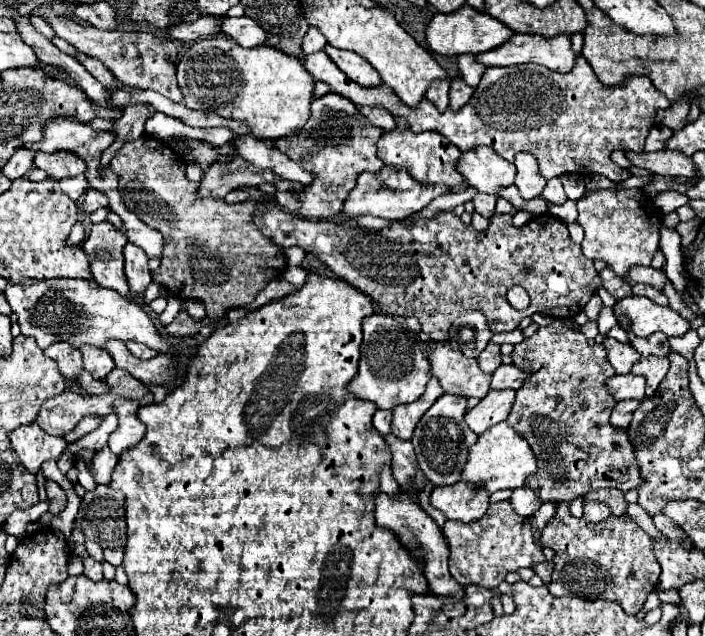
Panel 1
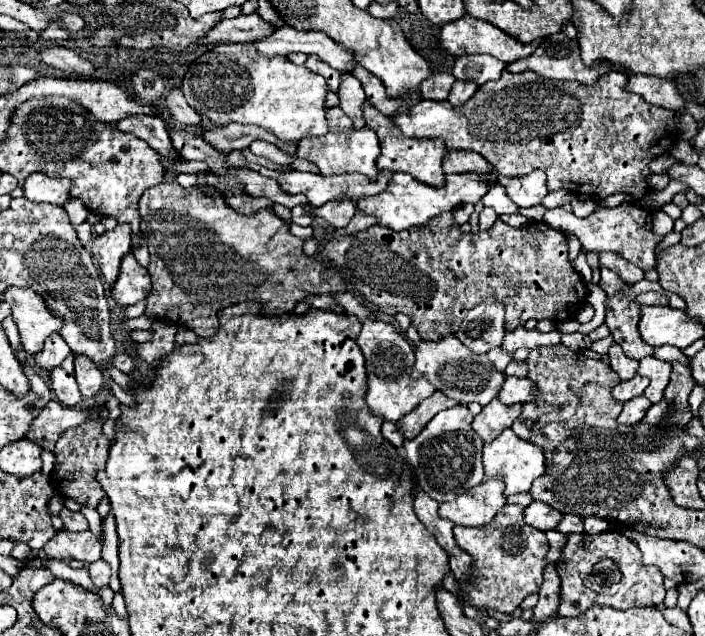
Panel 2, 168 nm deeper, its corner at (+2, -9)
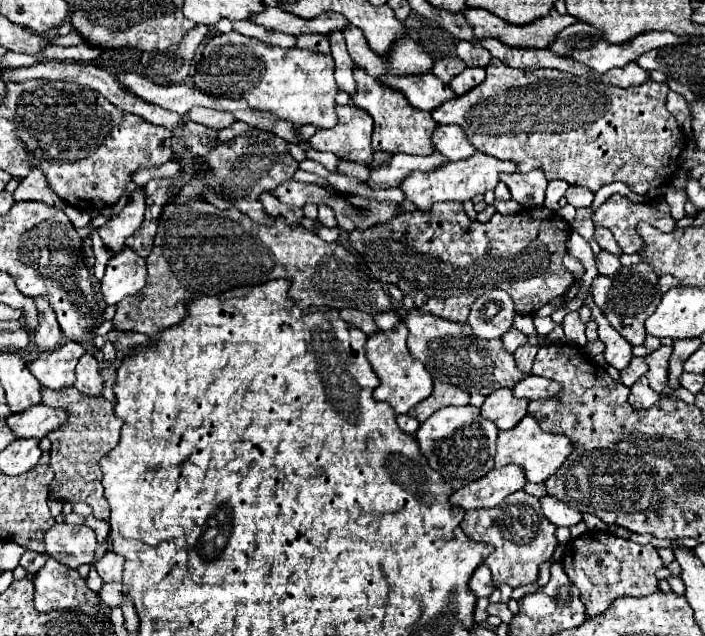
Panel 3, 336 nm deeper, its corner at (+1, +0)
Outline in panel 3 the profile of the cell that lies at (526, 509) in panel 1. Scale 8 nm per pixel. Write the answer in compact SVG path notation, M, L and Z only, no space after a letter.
M546 495L546 497L540 499L540 503L542 503L544 515L546 515L556 527L572 527L572 525L576 525L576 523L582 521L582 513L580 513L580 511L576 511L576 509L572 509L572 507L568 507L568 505L564 505L564 503L558 501L556 497Z

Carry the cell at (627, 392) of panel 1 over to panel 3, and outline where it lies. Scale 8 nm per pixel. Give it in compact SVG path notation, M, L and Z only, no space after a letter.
M634 357L634 359L630 361L630 365L628 365L626 369L620 371L622 383L624 383L626 387L632 387L632 385L634 385L646 371L648 371L648 365L646 365L644 357Z

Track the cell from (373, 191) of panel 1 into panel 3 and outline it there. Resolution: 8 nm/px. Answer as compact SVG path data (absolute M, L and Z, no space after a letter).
M476 151L472 157L446 163L444 167L436 169L436 173L412 173L404 179L400 189L404 191L406 199L412 201L420 211L428 211L438 201L468 201L480 193L486 193L488 189L494 189L494 185L500 181L500 173L514 173L516 171L514 161L500 161L492 155Z

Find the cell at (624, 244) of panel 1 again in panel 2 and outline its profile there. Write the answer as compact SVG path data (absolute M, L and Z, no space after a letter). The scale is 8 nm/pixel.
M623 202L615 208L599 208L587 218L577 218L572 212L567 212L563 208L555 208L555 210L547 210L543 220L555 230L575 234L587 252L595 252L595 254L613 252L625 258L627 262L637 264L645 272L655 268L655 246L661 240L661 236L653 234L651 212L645 208L639 208L631 202Z

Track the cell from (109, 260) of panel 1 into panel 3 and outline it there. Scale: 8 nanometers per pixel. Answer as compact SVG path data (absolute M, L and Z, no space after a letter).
M136 189L128 205L118 215L114 215L104 227L98 229L104 245L110 247L114 253L120 253L124 249L126 237L130 237L134 231L140 229L144 219L144 209L146 209L144 201L146 201L146 191Z

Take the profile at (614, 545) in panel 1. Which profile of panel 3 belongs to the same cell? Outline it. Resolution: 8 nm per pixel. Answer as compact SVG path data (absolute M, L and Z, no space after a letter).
M600 533L594 537L584 535L580 539L574 539L562 557L562 567L570 581L580 589L580 597L586 603L586 613L590 617L604 613L620 595L644 597L656 591L658 579L654 573L664 565L658 551L650 543L638 545L634 541L616 537L616 553L610 553L606 549L610 549L610 533Z

